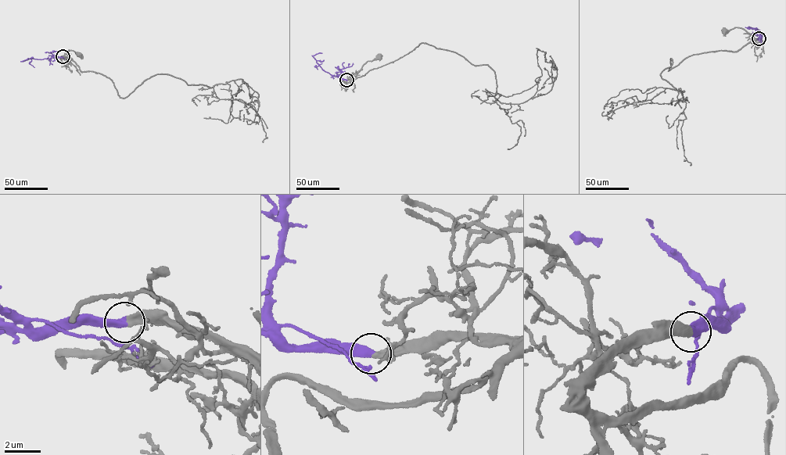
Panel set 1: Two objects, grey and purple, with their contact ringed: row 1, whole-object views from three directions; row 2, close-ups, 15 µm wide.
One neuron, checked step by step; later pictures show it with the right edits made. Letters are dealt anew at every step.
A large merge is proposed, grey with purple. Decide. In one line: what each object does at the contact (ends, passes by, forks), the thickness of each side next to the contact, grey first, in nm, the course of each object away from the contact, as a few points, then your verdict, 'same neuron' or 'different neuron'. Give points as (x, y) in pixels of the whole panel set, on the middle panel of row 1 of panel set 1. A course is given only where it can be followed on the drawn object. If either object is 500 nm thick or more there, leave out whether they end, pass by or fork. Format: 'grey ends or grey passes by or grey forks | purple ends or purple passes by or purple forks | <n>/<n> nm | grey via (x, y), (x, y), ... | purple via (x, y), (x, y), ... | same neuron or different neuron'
grey ends | purple ends | 400/440 nm | grey via (346, 80), (356, 78), (363, 66), (378, 57) | purple via (346, 80), (323, 70), (313, 56), (322, 53) | same neuron

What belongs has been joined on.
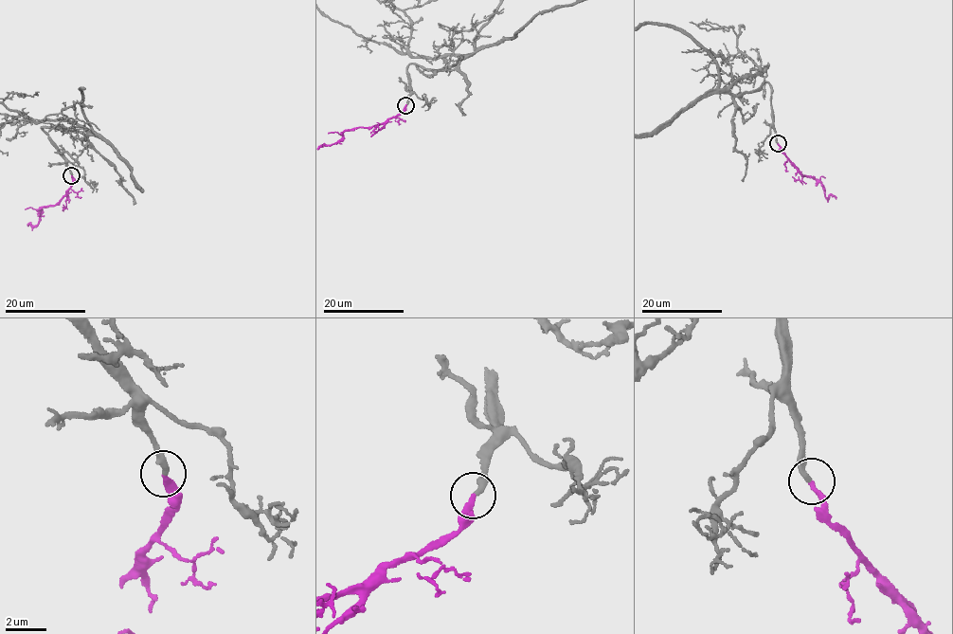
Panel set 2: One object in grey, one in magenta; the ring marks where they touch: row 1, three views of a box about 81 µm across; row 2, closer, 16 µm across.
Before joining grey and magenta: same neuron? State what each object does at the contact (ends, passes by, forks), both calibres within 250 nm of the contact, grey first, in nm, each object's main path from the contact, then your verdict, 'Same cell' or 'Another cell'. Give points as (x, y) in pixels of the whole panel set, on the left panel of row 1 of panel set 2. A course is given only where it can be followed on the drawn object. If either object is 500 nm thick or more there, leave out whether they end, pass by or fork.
At the ring grey ends. At the ring magenta ends. Thickness 300 nm (grey) against 240 nm. Course of magenta: (71, 175), (73, 182), (67, 193), (56, 204), (40, 208), (39, 223), (27, 226). Same cell

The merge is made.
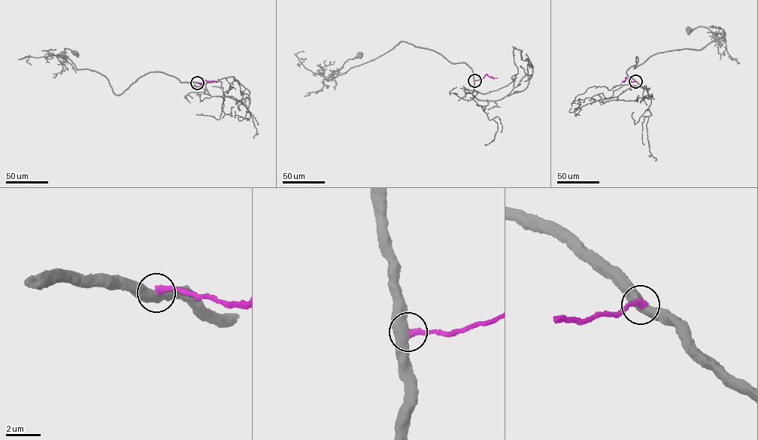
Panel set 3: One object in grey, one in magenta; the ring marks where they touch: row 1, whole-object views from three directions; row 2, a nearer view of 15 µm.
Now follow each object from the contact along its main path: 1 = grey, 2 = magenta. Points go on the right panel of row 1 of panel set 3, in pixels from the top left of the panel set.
1: (635, 81), (626, 72), (637, 56), (634, 68), (655, 53), (701, 50), (714, 39), (704, 27), (689, 30)
2: (635, 81), (631, 82), (626, 77), (621, 81)

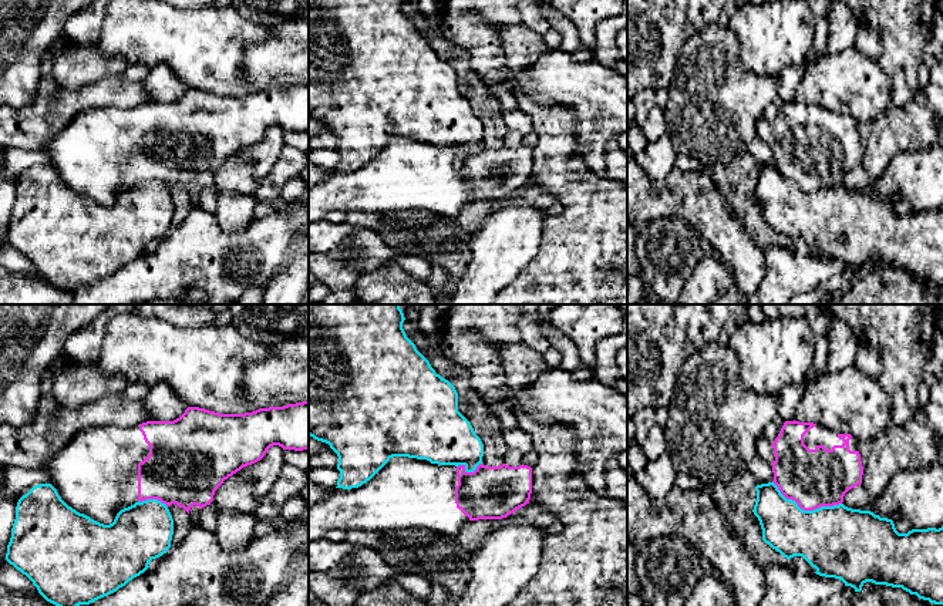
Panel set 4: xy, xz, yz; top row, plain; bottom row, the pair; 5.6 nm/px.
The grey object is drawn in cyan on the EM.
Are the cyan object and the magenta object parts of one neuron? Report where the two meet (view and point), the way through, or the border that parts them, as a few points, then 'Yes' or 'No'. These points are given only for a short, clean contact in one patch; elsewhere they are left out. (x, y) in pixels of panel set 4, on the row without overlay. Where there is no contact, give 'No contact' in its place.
Touches cyan at yz (805, 192). Boundary: yz (773, 162), (787, 179), (791, 179), (804, 191), (841, 185). No

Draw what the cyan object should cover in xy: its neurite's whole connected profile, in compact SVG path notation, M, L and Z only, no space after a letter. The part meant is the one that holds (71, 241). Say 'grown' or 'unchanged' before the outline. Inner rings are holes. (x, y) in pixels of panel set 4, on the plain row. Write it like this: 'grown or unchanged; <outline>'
unchanged; M40 165L17 184L6 242L26 256L47 283L74 292L144 255L152 240L171 229L172 216L172 196L158 181L138 182L104 206L68 188L51 165Z

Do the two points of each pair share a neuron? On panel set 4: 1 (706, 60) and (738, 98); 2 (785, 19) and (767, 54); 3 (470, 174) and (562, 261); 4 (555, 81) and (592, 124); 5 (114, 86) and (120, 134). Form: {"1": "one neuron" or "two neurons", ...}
{"1": "one neuron", "2": "one neuron", "3": "two neurons", "4": "one neuron", "5": "two neurons"}

